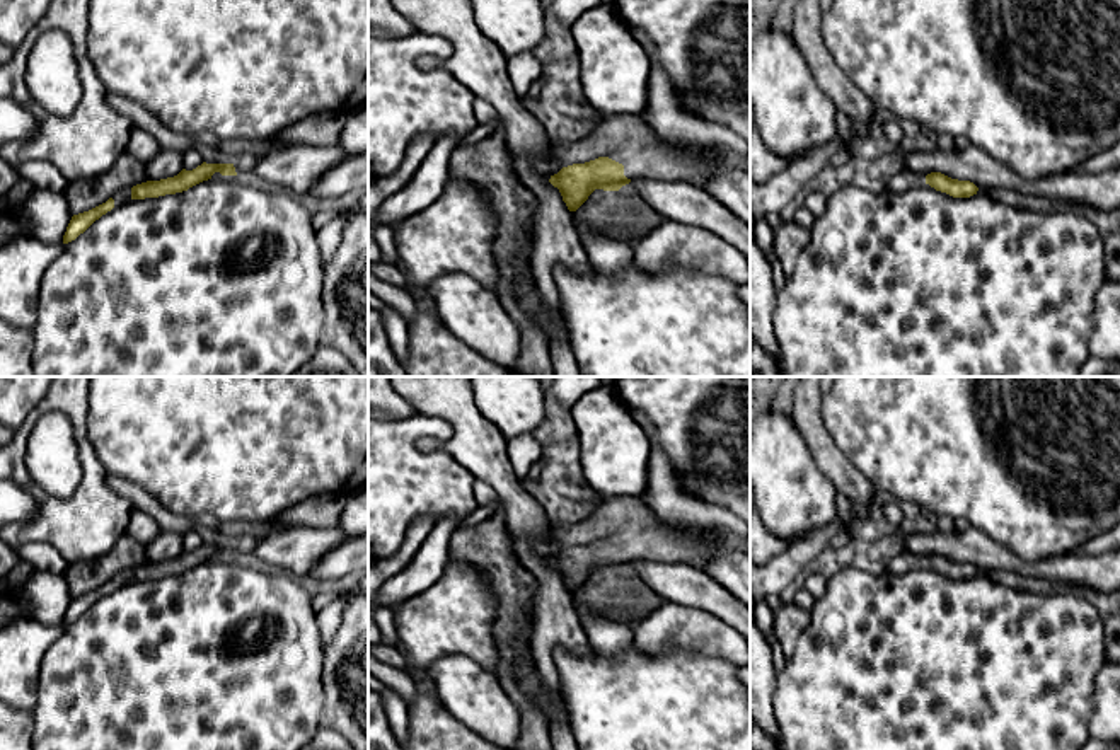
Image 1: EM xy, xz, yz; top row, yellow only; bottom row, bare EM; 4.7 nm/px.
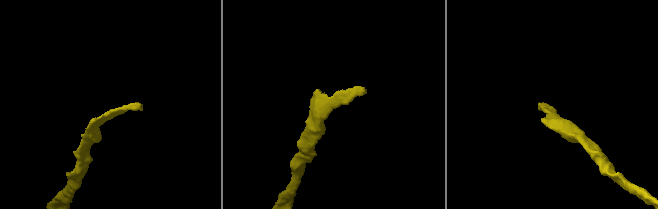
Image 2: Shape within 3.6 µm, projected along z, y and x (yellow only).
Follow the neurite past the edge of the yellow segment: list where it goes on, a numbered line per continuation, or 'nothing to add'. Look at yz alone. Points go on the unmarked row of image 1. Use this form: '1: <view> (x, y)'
1: yz (906, 561)

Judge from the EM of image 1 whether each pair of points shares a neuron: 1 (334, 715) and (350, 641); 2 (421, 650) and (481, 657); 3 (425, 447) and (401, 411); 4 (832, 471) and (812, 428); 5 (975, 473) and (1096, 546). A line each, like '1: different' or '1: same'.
1: same
2: same
3: different
4: same
5: different

